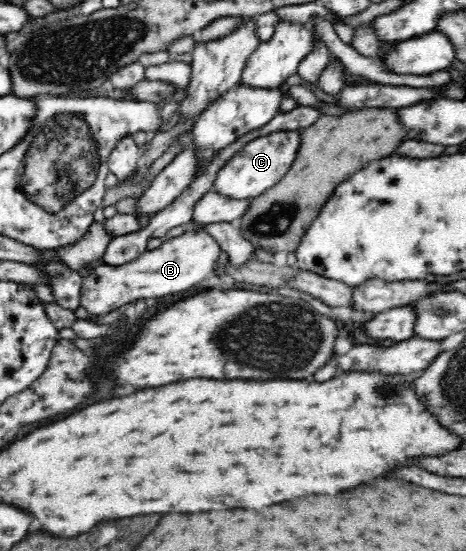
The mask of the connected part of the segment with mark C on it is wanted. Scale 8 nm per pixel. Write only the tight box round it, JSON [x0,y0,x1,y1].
[214,130,301,199]

